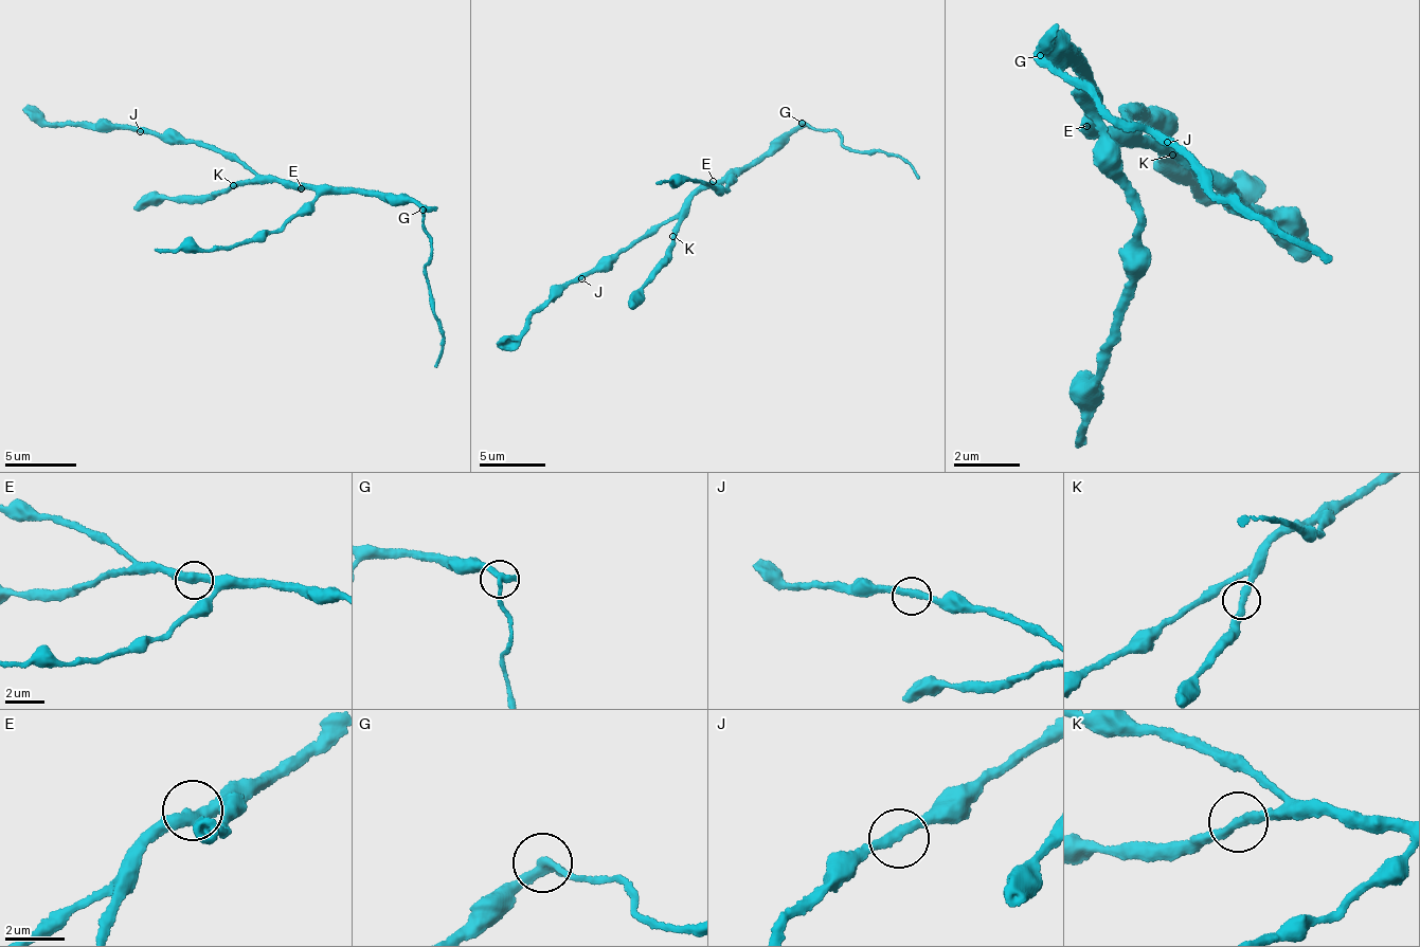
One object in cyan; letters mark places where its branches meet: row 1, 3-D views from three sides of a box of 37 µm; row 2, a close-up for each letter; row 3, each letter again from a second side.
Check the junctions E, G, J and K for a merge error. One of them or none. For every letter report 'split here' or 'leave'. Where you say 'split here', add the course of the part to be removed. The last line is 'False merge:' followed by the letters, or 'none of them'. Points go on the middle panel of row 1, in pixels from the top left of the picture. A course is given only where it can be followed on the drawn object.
E: leave
G: split here | (800, 122), (827, 128), (856, 150), (886, 150), (920, 178)
J: leave
K: leave
False merge: G

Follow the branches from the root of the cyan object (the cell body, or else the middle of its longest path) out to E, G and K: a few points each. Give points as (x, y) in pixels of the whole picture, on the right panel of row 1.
E: (1094, 113), (1094, 121), (1086, 126)
G: (1094, 113), (1098, 110), (1088, 88), (1084, 89), (1076, 66), (1062, 52), (1053, 52), (1050, 46), (1037, 54)
K: (1094, 113), (1100, 131), (1108, 127), (1143, 139), (1145, 144), (1170, 149), (1172, 155)

